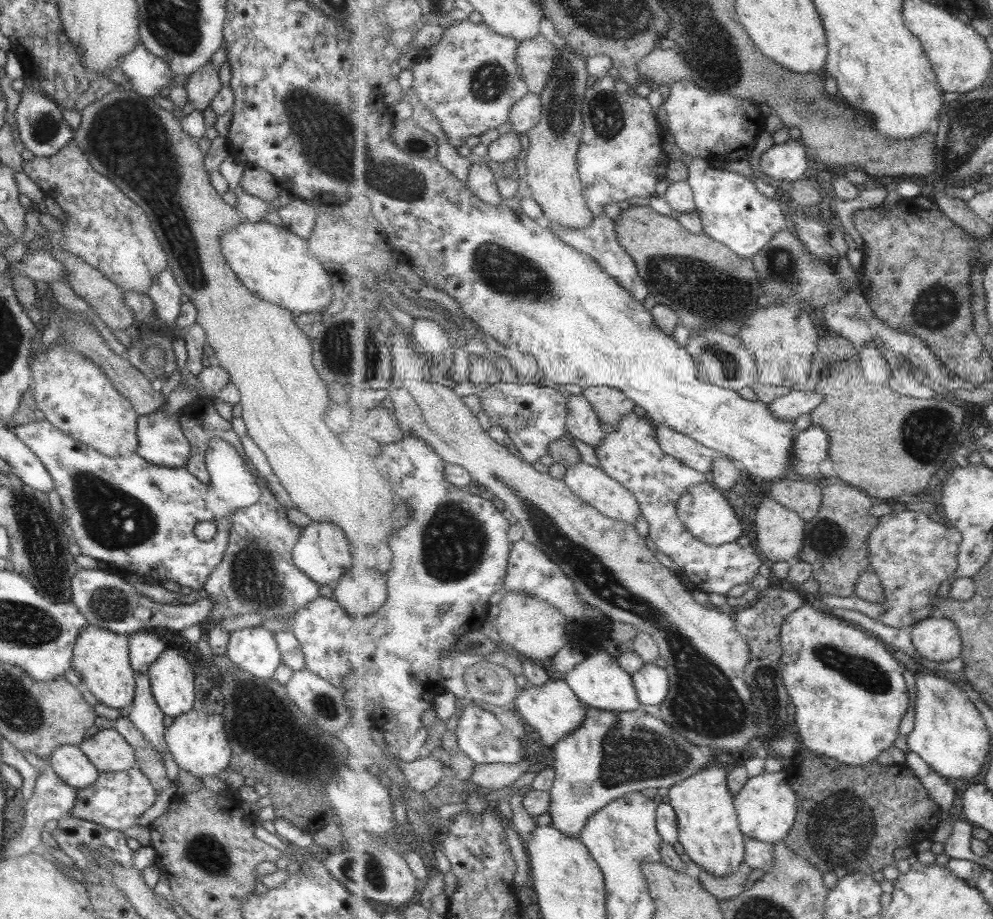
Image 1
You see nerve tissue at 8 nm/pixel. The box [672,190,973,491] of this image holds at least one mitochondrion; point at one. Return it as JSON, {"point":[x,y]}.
{"point":[922,425]}

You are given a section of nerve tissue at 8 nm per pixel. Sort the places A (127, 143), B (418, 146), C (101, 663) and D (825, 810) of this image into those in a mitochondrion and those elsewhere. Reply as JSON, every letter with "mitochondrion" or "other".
{"A":"mitochondrion","B":"mitochondrion","C":"other","D":"mitochondrion"}

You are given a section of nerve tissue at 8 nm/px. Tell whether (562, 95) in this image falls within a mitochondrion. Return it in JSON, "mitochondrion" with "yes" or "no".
{"mitochondrion":"yes"}

